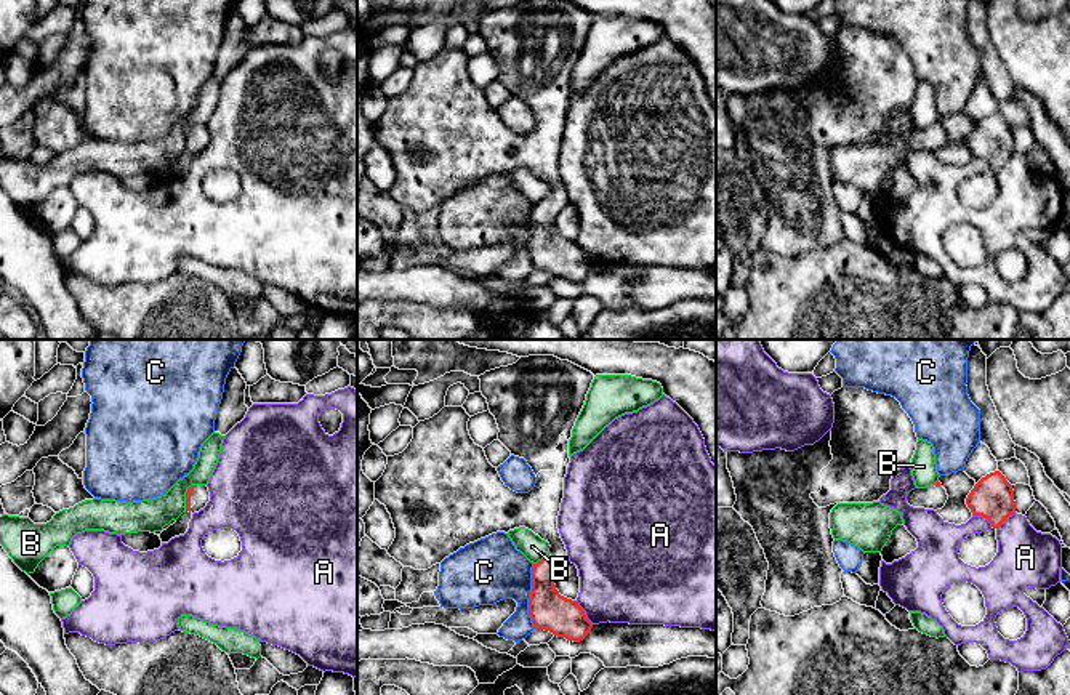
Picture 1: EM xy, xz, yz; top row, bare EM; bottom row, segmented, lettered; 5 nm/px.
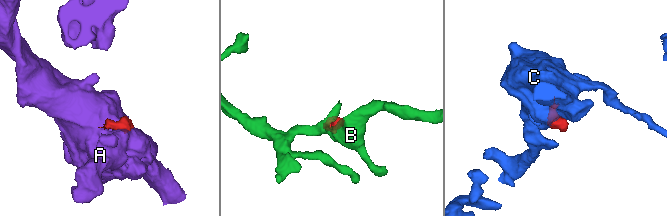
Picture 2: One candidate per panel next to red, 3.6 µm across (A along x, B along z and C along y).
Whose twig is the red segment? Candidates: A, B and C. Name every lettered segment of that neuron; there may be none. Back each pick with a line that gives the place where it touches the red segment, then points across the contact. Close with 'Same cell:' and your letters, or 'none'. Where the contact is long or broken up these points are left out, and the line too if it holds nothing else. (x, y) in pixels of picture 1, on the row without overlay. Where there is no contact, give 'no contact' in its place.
Same cell: none

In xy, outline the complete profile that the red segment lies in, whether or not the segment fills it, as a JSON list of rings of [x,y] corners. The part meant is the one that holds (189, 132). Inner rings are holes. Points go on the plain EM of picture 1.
[[[191,127],[186,133],[186,152],[199,154],[210,143],[210,133],[207,127]]]

